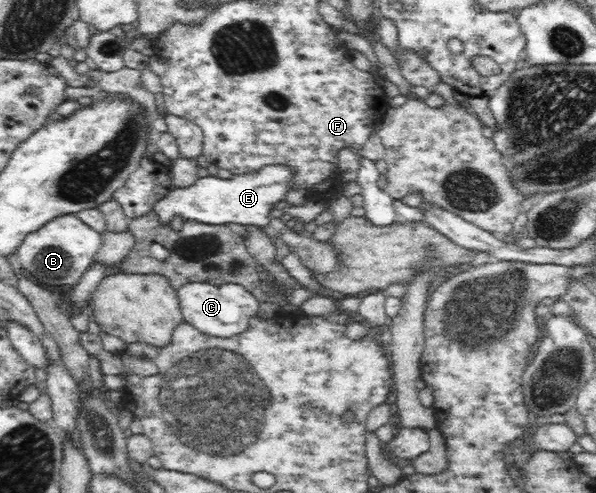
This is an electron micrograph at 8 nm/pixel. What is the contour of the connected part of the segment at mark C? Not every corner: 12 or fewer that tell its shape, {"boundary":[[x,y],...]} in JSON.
{"boundary":[[237,283],[176,290],[183,321],[214,337],[243,333],[260,307]]}

